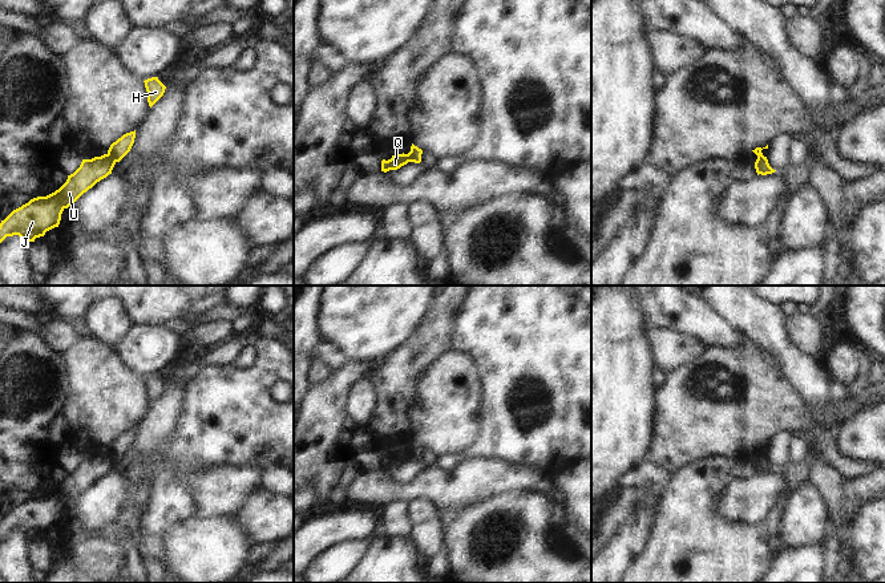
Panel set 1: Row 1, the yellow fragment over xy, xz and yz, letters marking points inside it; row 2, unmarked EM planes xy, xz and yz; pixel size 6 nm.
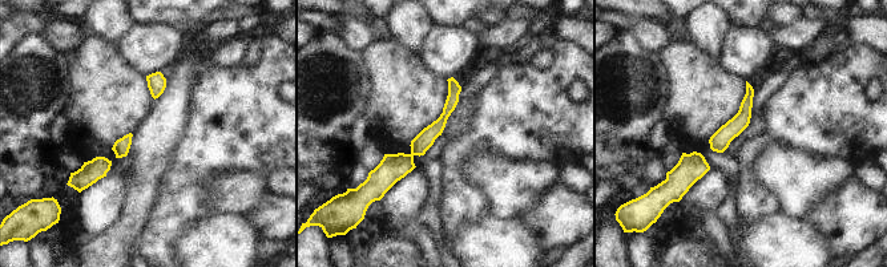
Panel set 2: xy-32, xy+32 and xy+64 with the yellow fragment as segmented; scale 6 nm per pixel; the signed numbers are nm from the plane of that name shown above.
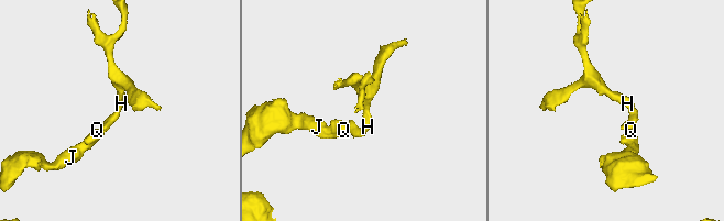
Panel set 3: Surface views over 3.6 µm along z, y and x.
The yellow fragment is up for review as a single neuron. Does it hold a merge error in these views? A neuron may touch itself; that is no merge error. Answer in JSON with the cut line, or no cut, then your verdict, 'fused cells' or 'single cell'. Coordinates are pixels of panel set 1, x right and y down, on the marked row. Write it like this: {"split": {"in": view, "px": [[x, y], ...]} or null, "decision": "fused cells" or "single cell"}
{"split": {"in": "xy", "px": [[106, 154], [114, 162]]}, "decision": "fused cells"}

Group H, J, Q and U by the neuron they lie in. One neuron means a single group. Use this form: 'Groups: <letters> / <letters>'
Groups: H / J Q U

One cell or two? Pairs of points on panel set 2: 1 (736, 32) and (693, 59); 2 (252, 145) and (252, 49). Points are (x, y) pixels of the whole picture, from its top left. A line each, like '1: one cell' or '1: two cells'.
1: two cells
2: two cells

